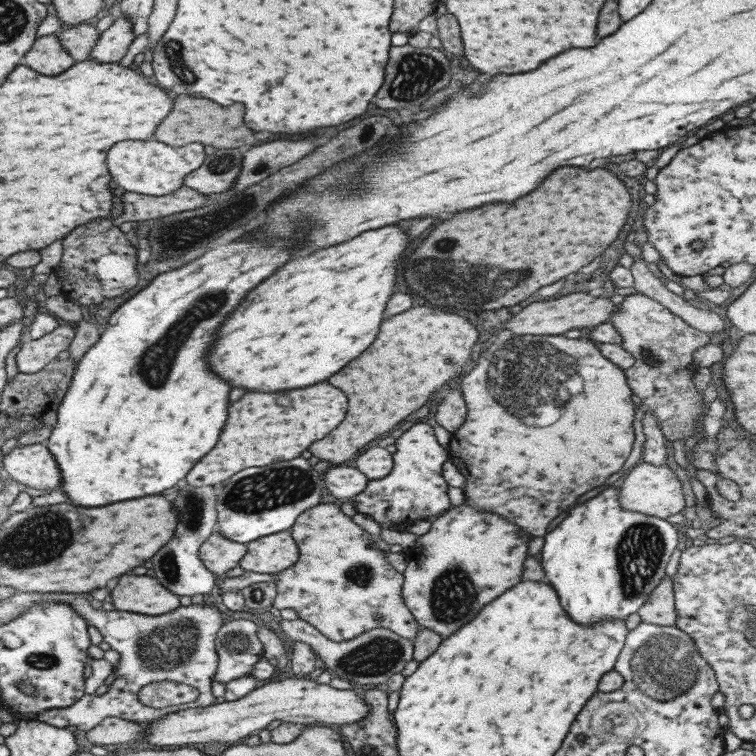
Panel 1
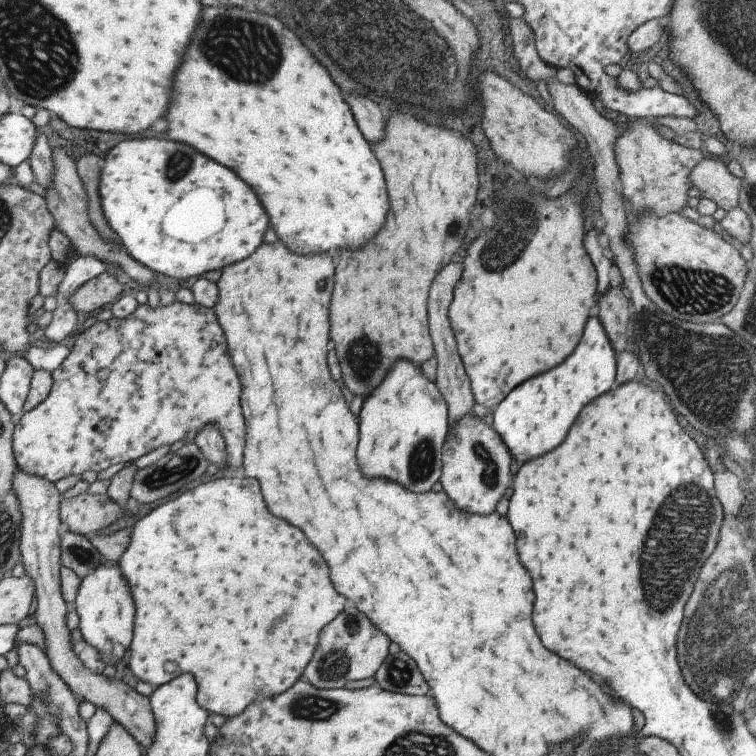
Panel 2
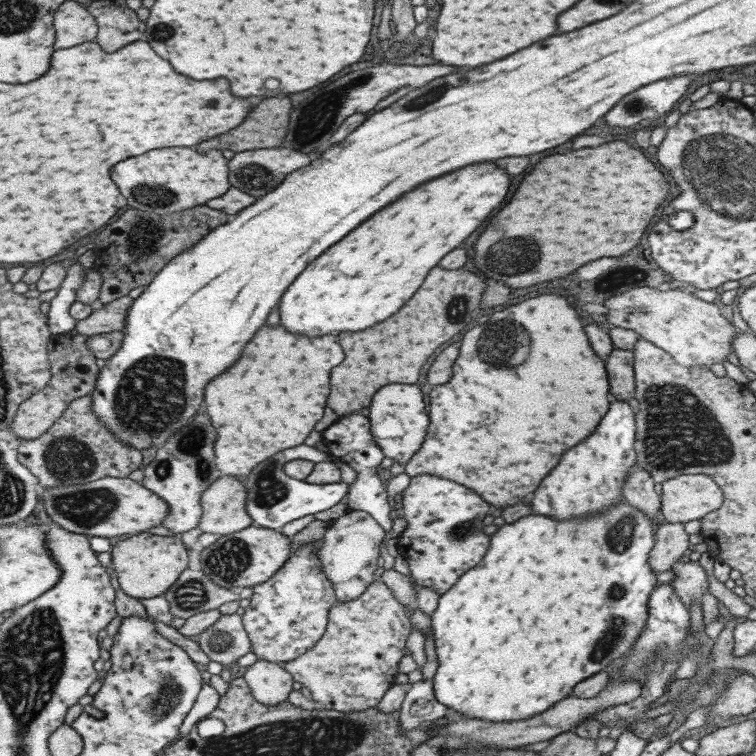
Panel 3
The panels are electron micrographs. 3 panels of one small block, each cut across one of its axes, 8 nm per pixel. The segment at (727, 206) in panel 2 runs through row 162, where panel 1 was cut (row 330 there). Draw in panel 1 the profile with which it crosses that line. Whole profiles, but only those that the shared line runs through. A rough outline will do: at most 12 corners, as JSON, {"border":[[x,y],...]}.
{"border":[[644,259],[630,268],[638,292],[656,299],[696,330],[711,336],[724,320],[690,297],[666,289]]}

